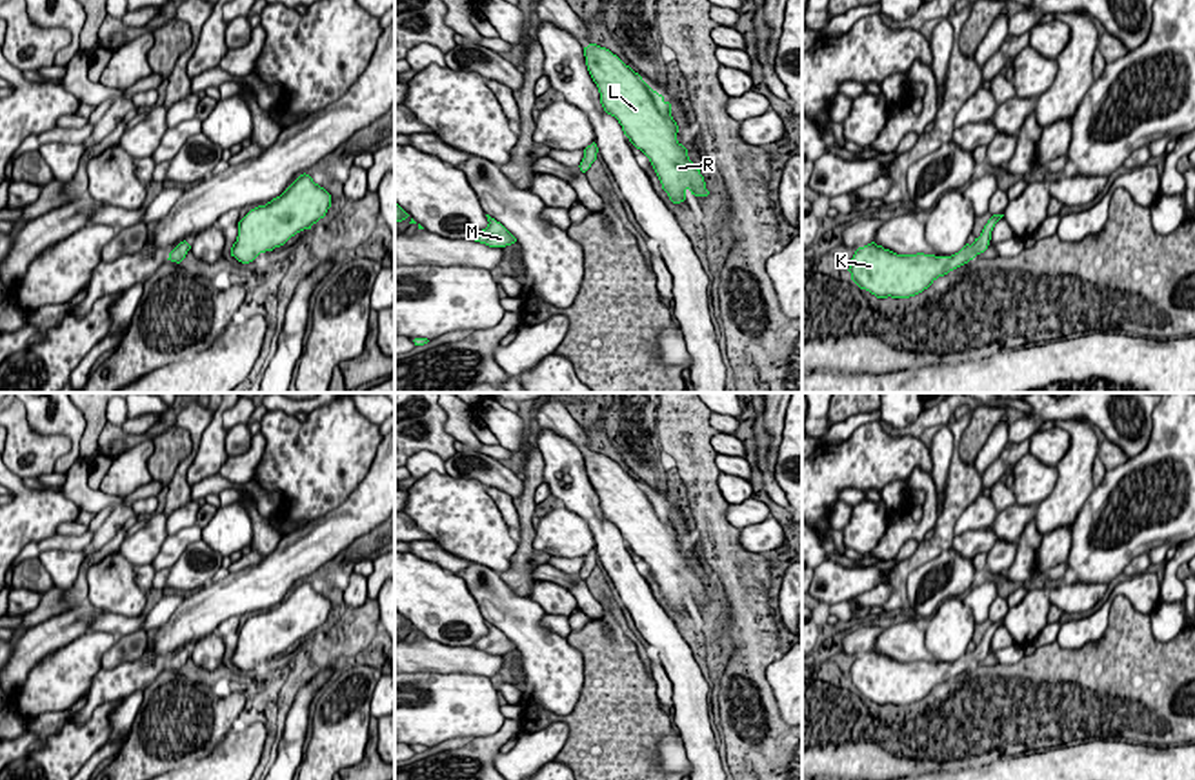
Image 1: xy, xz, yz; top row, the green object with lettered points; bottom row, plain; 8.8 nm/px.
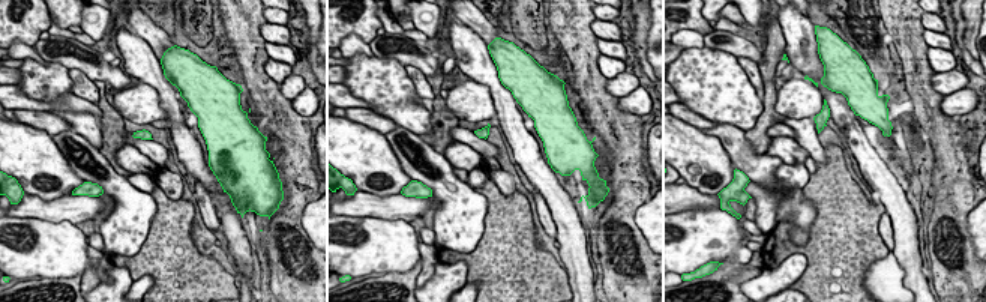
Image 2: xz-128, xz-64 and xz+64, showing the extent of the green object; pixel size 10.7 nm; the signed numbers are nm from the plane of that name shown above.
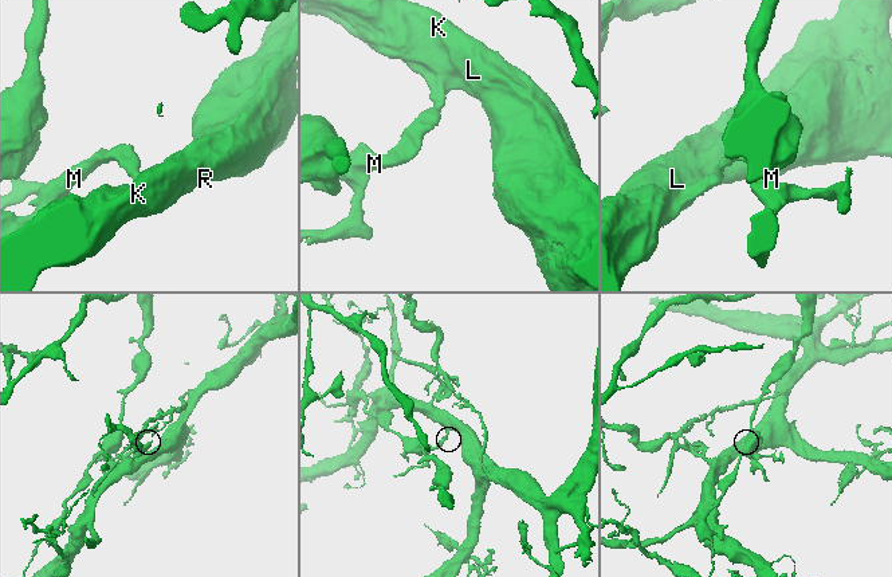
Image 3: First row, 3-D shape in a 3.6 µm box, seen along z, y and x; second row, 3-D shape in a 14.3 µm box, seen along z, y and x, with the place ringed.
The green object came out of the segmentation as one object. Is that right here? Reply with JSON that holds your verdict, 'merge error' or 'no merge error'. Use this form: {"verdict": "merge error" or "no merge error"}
{"verdict": "merge error"}

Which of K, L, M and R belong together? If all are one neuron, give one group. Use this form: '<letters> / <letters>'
K L R / M

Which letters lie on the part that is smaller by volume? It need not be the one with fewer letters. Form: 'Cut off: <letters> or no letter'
Cut off: M

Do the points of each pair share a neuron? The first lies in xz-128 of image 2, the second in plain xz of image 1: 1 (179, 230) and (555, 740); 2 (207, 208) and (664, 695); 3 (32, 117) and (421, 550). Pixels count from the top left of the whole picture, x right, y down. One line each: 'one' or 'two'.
1: two
2: one
3: one

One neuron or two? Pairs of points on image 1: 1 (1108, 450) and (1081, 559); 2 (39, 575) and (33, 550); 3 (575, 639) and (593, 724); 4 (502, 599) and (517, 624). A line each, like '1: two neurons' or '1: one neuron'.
1: two neurons
2: two neurons
3: one neuron
4: one neuron

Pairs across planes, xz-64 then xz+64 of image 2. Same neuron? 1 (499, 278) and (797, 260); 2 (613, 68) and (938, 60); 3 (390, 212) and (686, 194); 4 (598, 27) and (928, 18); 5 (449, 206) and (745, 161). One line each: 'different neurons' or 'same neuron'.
1: different neurons
2: same neuron
3: same neuron
4: same neuron
5: same neuron

